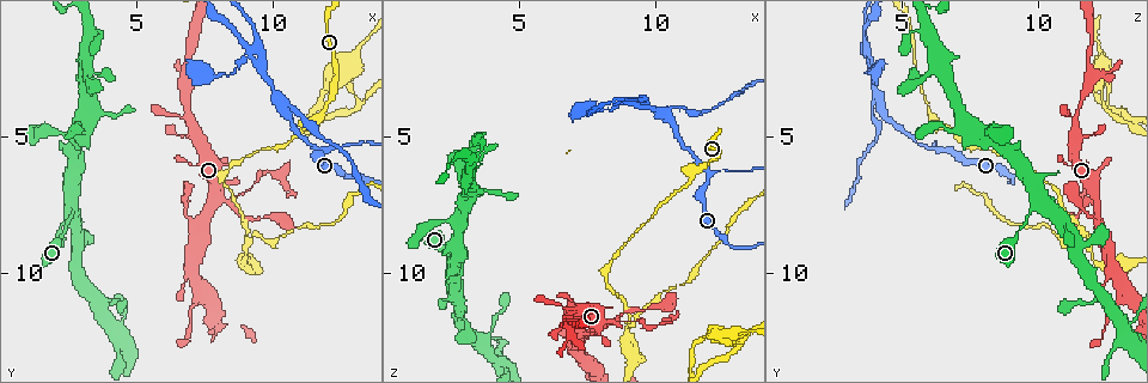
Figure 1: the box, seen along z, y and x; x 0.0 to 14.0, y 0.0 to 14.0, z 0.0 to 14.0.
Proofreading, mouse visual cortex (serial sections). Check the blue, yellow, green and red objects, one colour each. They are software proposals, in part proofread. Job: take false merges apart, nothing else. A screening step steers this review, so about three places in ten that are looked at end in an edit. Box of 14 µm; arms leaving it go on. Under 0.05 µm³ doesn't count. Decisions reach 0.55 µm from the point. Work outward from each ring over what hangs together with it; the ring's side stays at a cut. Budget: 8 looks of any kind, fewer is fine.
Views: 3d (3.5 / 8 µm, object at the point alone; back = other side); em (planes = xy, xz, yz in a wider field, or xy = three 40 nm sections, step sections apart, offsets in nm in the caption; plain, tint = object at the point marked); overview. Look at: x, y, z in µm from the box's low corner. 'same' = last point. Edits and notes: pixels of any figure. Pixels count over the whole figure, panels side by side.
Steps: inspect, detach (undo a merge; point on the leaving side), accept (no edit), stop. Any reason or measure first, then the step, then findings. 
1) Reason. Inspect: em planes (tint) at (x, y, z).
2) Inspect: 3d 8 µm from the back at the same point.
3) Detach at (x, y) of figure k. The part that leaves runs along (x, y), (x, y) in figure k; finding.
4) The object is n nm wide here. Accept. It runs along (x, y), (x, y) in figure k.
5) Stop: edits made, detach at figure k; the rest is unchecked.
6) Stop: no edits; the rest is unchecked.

Abrupt turn. Inspect: 3d 3.5 µm at (12.0, 5.4, 6.3).

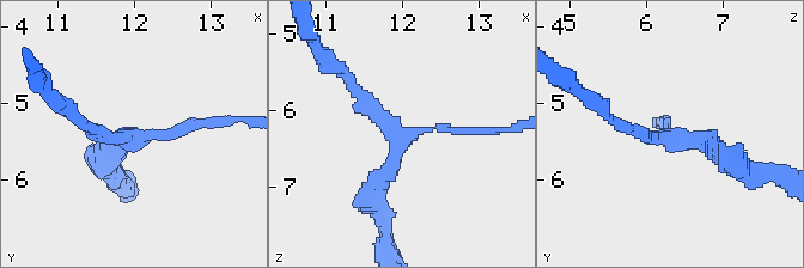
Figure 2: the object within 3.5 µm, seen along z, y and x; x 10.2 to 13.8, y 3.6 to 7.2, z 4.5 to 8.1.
Inspect: em planes (tint) at (12.00, 5.45, 6.30).

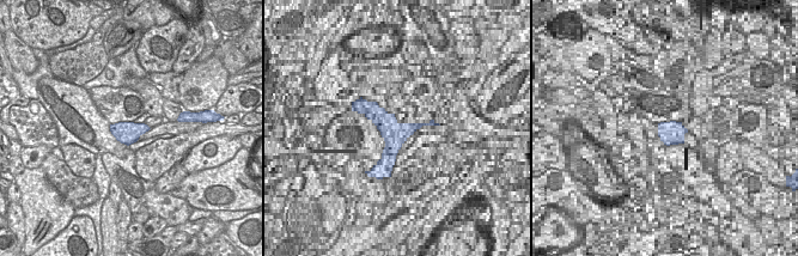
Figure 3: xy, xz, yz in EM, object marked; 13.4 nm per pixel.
Cut it another way. Inspect: em xy step 2 (tint) at the same point.

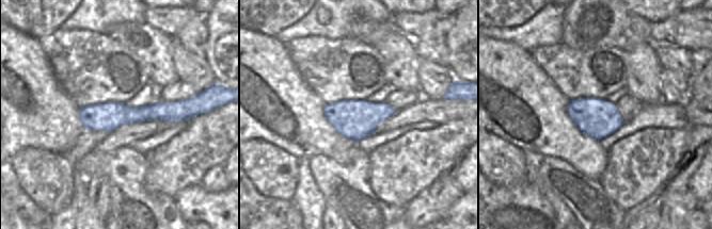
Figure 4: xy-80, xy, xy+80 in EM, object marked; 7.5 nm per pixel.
The arms are 150, 200, 250 nm wide. Accept. It runs along (737, 166), (704, 138), (614, 122) in figure 2; continuous, no second cell.

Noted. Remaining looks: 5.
Three arms meet. Inspect: 3d 3.5 µm at (8.9, 7.2, 11.7).

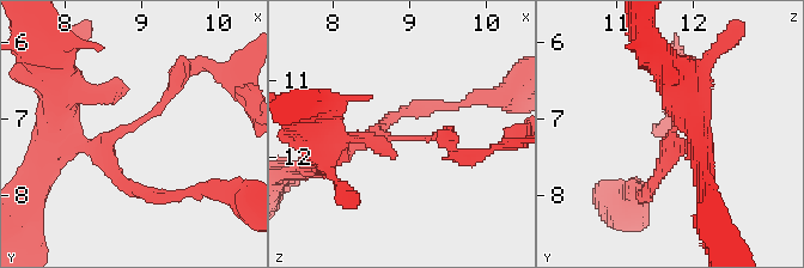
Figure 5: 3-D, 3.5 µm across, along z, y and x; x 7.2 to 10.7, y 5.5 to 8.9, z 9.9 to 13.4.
3 arms meet here; the arms are 150, 200, 200 nm wide. Inspect: em planes (plain) at (8.90, 7.10, 11.70).

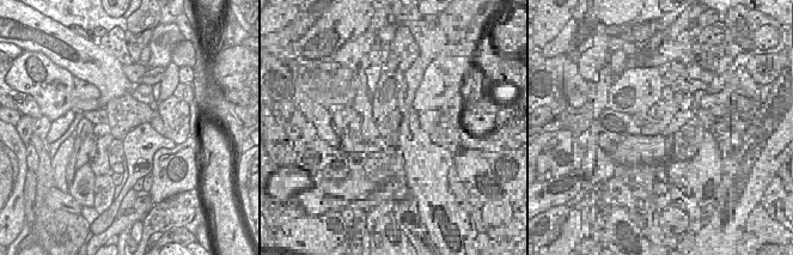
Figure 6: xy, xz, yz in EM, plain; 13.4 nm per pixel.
With the object marked. Inspect: em planes (tint) at the same point.

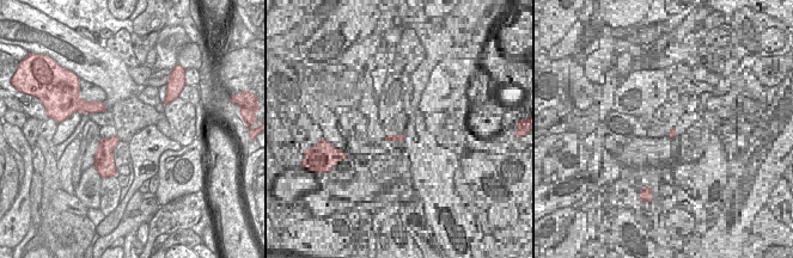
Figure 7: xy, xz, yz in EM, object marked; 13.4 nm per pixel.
Detach at (177, 86) of figure 5. The part that leaves runs along (148, 114), (193, 66), (233, 73) in figure 5; a second cell is stuck on.

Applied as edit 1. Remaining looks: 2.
Stop: edits made, detach at figure 5; the rest is unchecked.

